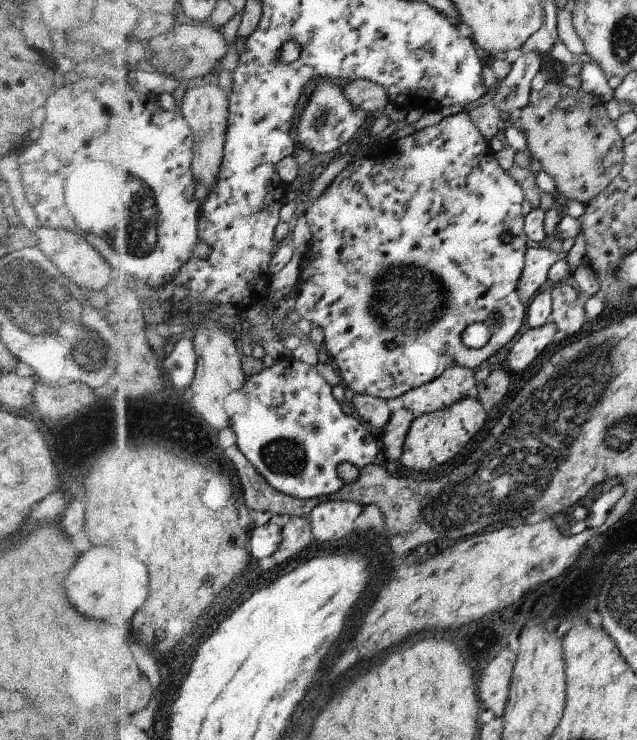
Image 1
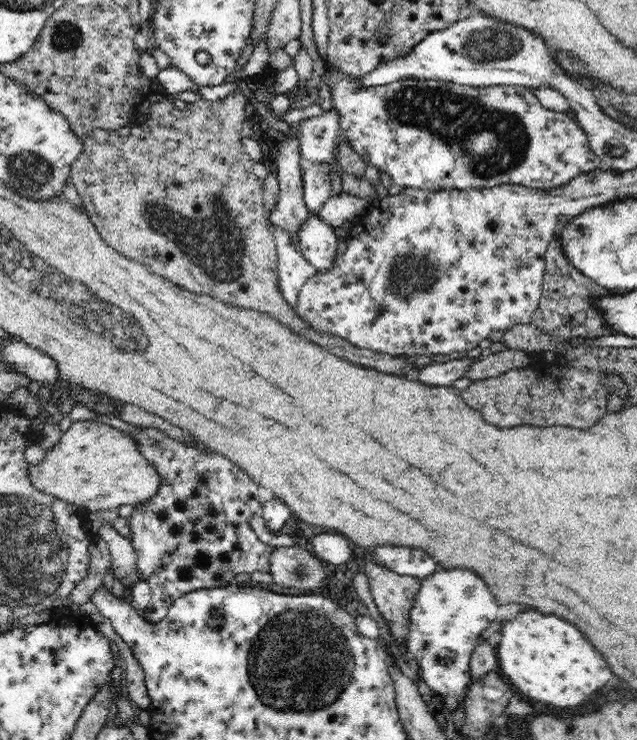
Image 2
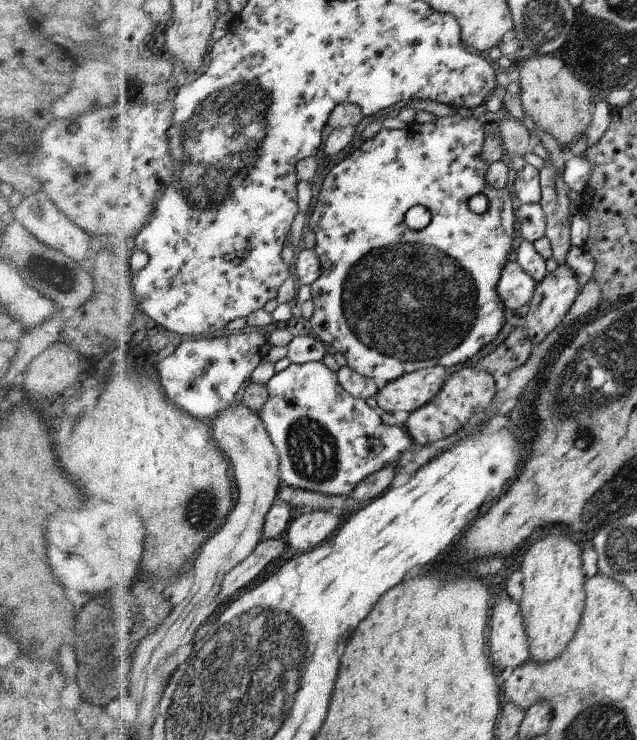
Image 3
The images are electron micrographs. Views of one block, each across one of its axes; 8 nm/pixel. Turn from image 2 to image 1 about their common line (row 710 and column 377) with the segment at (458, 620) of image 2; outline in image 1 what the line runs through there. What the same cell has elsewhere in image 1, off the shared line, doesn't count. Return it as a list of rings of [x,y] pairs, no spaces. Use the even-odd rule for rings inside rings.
[[[284,357],[272,368],[248,376],[247,384],[240,390],[248,397],[252,412],[248,410],[246,414],[232,418],[232,428],[238,434],[238,446],[276,490],[300,499],[327,499],[338,495],[346,486],[346,480],[342,480],[338,474],[340,464],[350,462],[364,470],[370,462],[374,462],[378,454],[374,436],[364,428],[365,423],[359,416],[348,416],[344,412],[344,406],[334,396],[334,387],[318,372],[316,366]]]

